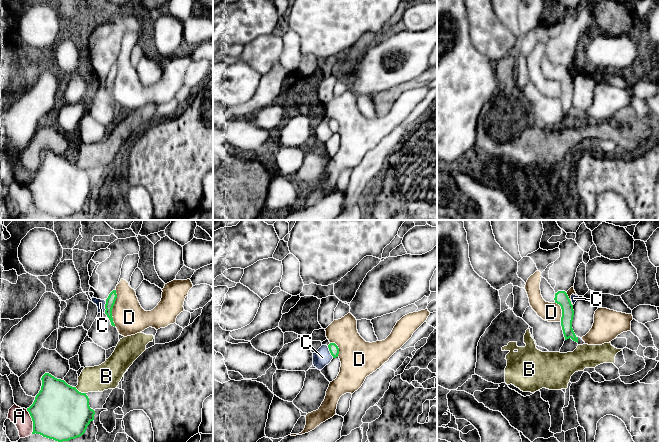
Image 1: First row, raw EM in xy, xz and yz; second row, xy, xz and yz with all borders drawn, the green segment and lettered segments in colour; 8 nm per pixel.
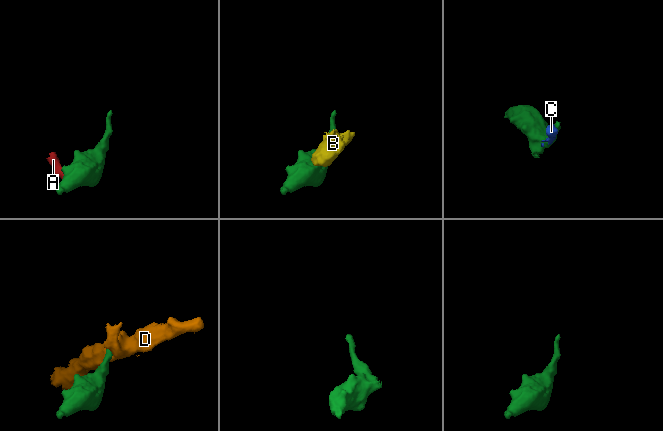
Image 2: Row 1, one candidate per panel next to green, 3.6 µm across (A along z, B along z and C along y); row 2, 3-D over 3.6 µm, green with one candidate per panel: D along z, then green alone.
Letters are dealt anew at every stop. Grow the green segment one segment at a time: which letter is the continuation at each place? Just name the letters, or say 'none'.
none

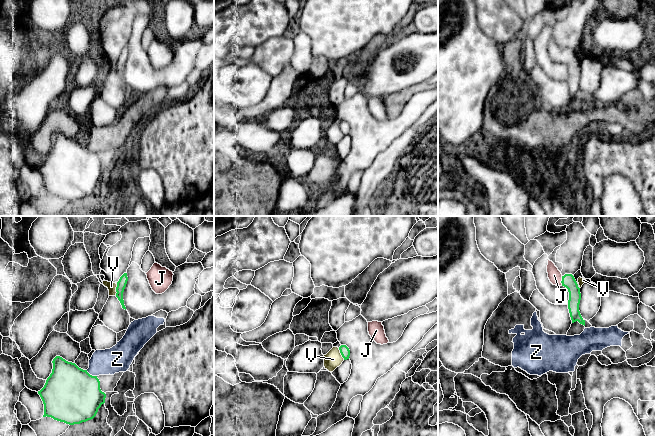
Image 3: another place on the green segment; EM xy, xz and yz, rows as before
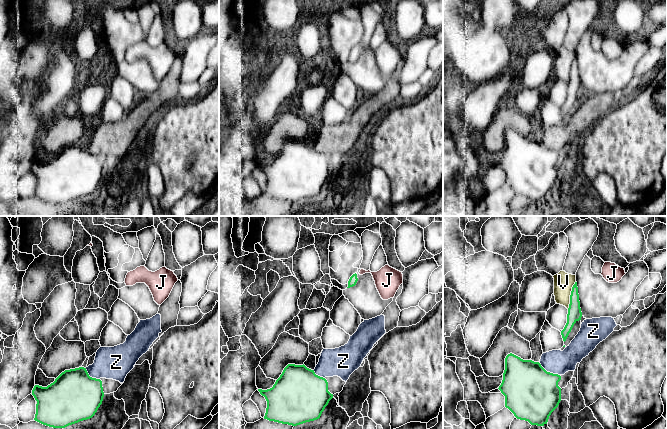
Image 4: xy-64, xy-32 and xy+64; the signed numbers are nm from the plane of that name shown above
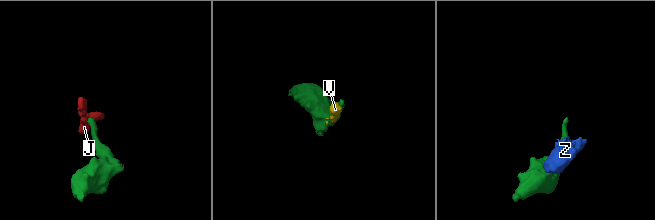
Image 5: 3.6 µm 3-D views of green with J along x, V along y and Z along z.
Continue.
J

